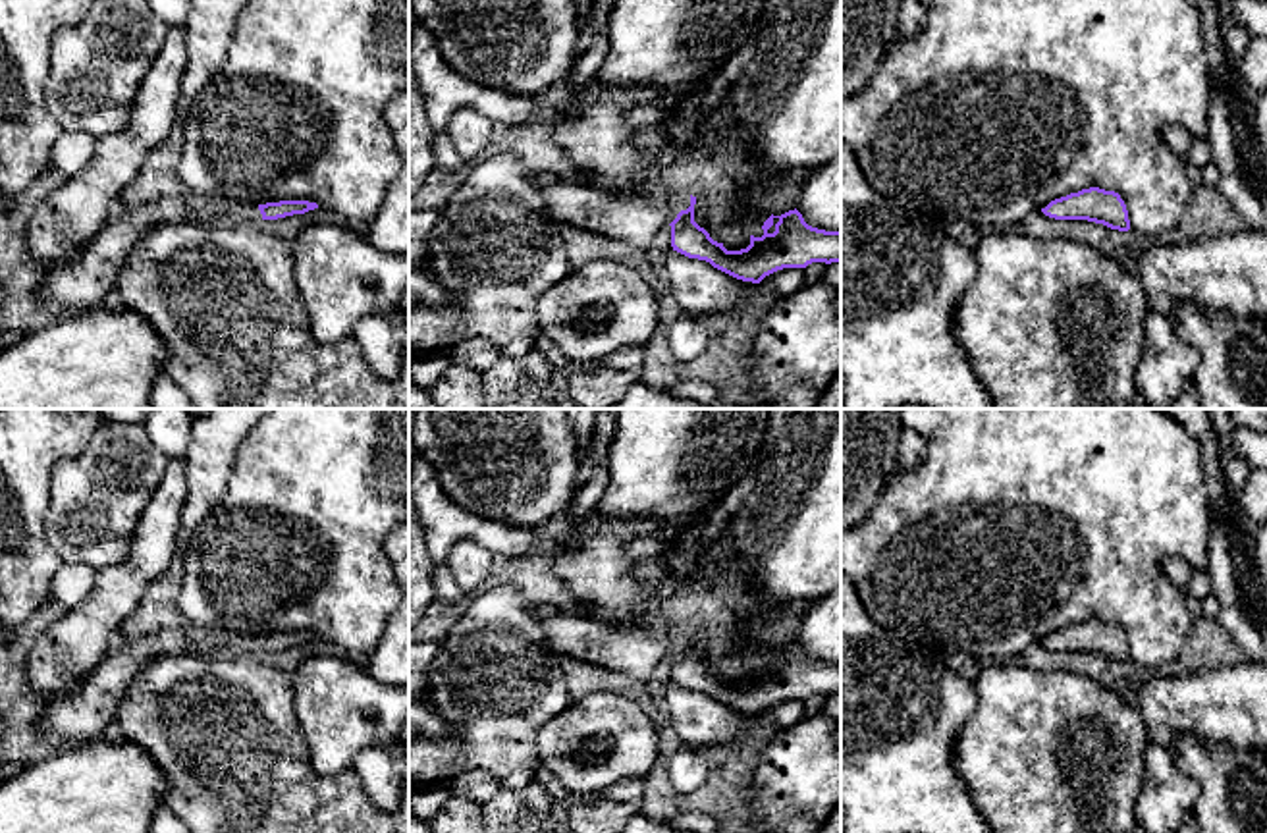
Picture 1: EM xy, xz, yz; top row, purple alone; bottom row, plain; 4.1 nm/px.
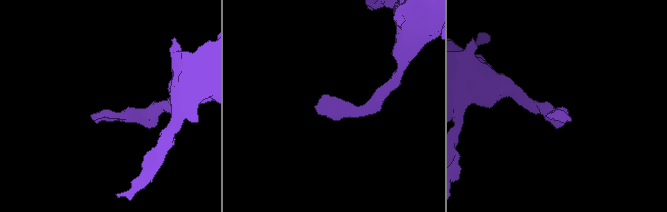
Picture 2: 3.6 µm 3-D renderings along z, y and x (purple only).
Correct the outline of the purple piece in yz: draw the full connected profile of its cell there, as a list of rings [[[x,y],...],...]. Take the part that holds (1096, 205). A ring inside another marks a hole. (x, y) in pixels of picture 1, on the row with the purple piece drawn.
[[[1099,187],[1055,199],[1041,212],[1055,220],[1088,220],[1119,231],[1130,229],[1128,210],[1120,195]]]

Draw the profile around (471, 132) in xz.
[[[459,108],[447,121],[445,133],[463,160],[482,158],[492,139],[492,120],[472,108]]]

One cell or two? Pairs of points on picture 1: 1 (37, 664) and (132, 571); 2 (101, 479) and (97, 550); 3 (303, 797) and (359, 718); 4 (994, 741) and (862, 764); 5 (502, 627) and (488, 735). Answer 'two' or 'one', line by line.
1: one
2: one
3: two
4: two
5: one

